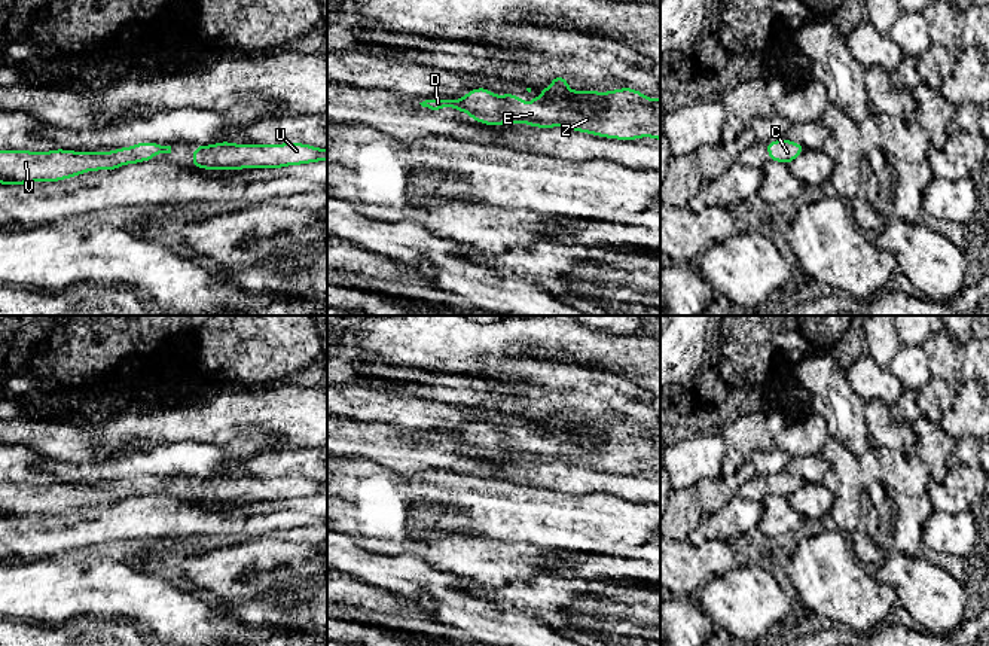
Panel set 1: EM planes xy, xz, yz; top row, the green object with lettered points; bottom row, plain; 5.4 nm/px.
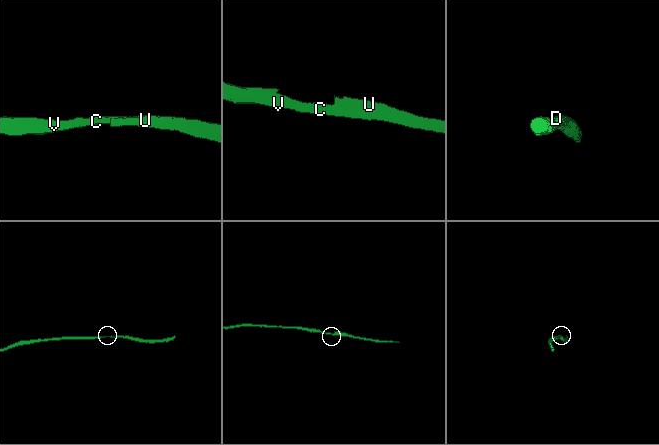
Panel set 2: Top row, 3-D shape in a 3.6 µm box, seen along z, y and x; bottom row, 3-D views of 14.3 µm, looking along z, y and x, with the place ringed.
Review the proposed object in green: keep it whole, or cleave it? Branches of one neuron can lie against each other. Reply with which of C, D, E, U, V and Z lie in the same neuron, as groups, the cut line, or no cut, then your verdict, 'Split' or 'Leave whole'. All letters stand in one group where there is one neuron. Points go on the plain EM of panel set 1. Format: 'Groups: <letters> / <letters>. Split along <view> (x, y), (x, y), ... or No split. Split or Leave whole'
Groups: C D E U V Z. No split. Leave whole

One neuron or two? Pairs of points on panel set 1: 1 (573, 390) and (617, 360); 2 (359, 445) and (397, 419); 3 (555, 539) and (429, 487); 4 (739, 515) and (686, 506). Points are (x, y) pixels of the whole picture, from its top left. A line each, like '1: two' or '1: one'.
1: two
2: two
3: one
4: two

